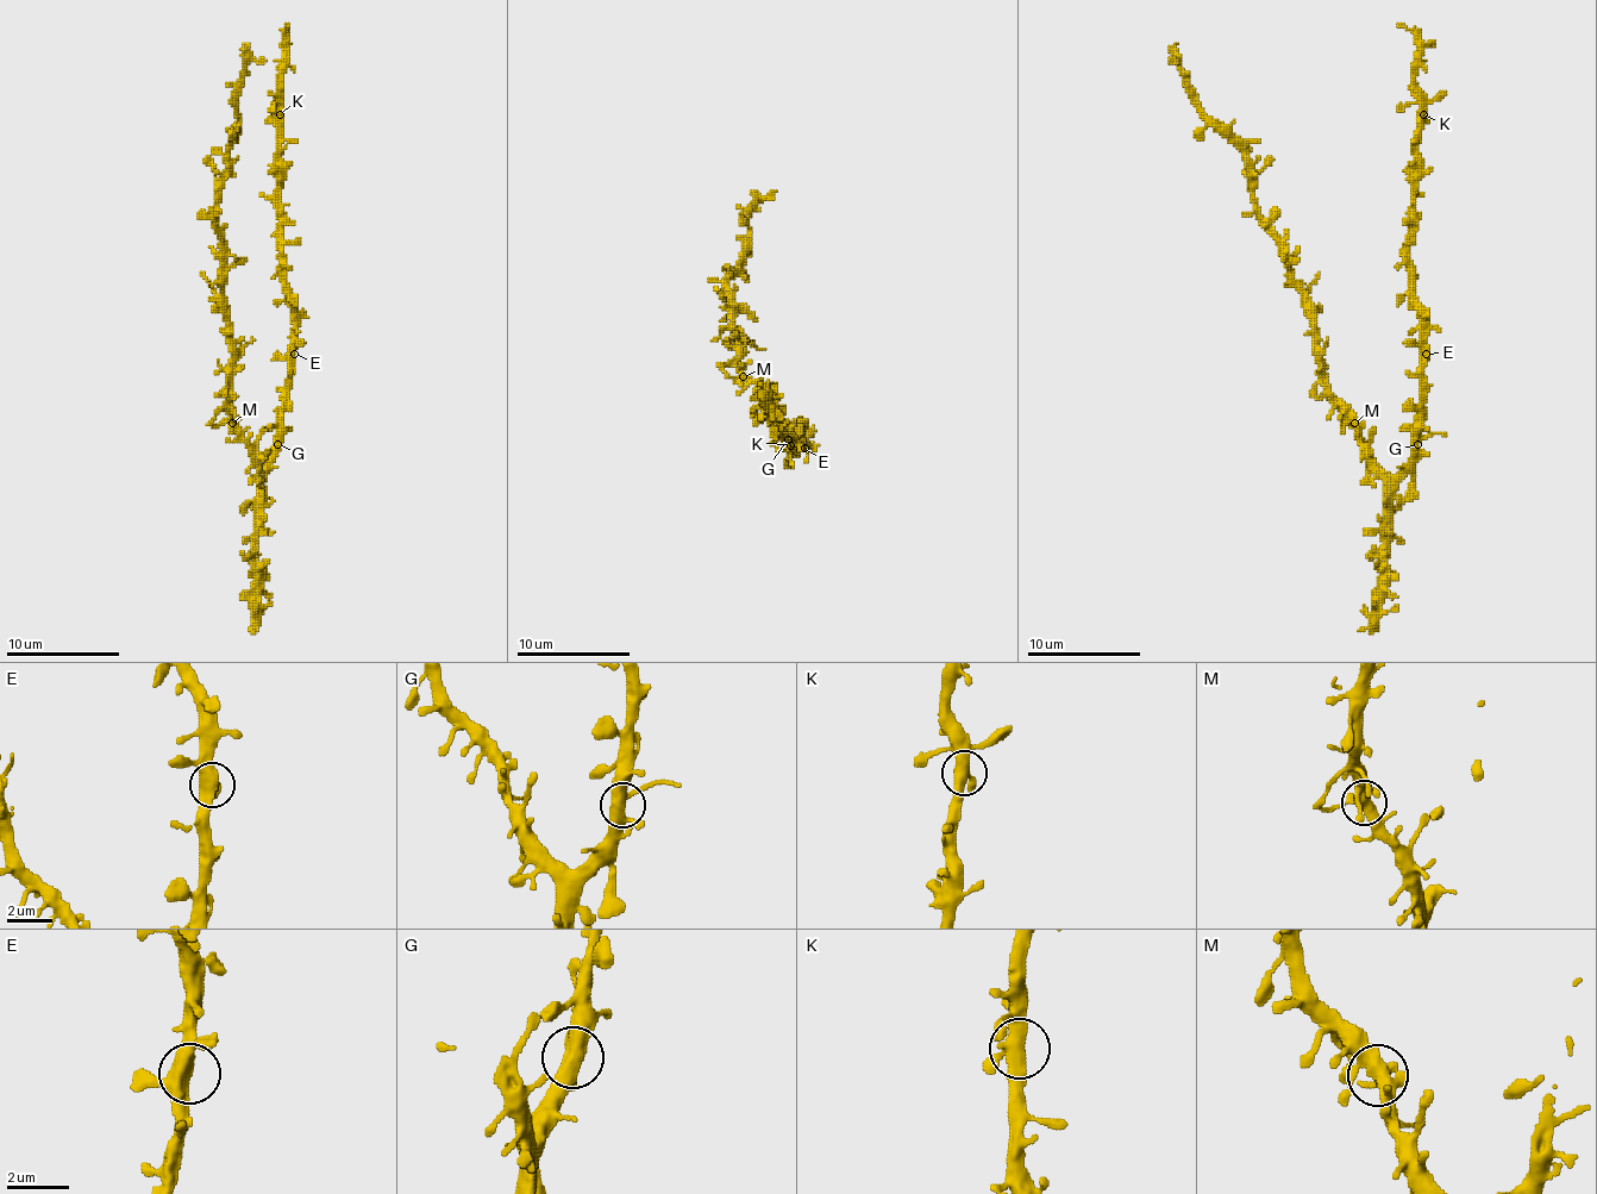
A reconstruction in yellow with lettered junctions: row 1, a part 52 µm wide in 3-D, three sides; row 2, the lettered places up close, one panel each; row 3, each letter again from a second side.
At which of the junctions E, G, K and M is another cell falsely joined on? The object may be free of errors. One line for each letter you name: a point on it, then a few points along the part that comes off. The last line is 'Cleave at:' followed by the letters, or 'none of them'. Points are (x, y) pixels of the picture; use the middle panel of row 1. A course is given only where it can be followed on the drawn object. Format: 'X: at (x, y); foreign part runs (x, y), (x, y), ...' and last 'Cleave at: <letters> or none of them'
Cleave at: none of them

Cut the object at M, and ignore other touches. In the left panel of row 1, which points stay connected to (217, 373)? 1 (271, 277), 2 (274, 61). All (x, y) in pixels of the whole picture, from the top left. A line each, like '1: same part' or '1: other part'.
1: other part
2: other part

